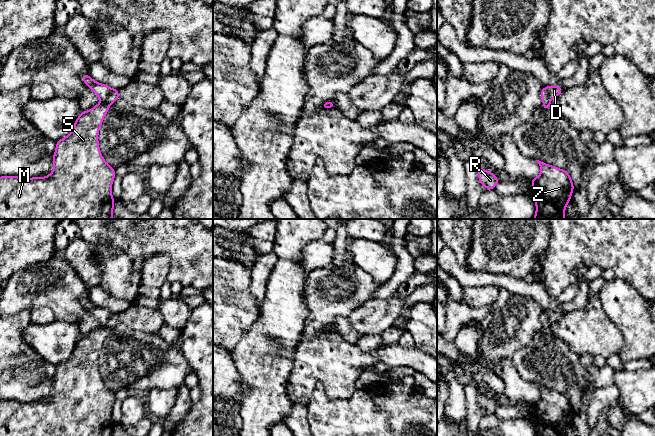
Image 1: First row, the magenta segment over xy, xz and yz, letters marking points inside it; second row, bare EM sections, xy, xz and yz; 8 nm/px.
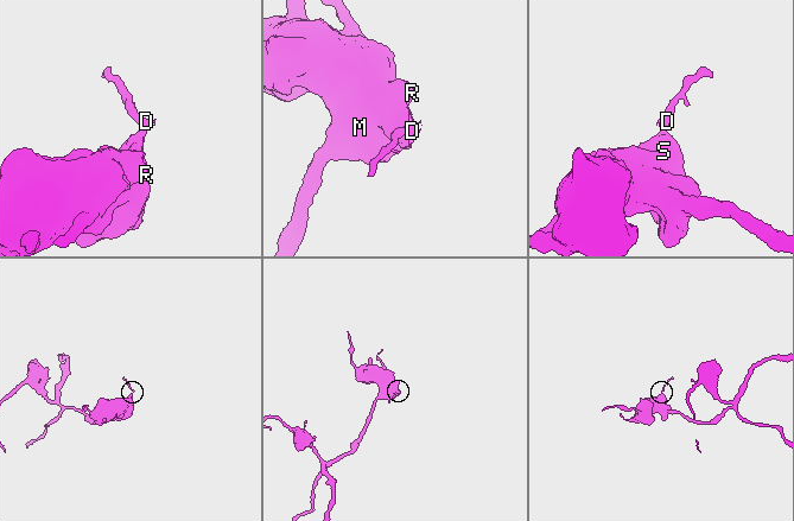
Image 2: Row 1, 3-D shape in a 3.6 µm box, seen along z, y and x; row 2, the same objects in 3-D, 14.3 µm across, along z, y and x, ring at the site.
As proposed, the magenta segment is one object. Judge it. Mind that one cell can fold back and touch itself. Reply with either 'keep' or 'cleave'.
cleave

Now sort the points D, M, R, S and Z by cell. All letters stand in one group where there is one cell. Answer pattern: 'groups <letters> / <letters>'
groups D / M R S Z

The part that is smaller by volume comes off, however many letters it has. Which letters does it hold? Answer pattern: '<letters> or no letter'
D

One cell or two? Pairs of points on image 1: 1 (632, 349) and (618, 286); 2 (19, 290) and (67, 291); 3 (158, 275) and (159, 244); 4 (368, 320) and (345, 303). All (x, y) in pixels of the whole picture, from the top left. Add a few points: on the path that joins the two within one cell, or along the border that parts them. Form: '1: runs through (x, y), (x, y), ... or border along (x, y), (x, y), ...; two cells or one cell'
1: runs through (632, 333), (632, 317), (621, 302); one cell
2: runs through (31, 295), (38, 297), (47, 291), (55, 291); one cell
3: border along (145, 258), (164, 254), (169, 259), (167, 276); two cells
4: border along (371, 297), (348, 316); two cells

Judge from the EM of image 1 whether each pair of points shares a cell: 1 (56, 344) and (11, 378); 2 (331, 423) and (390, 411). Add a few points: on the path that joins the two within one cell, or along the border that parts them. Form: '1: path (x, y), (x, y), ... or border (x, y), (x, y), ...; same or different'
1: border (23, 339), (45, 360), (55, 365); different
2: path (346, 421), (375, 421); same

